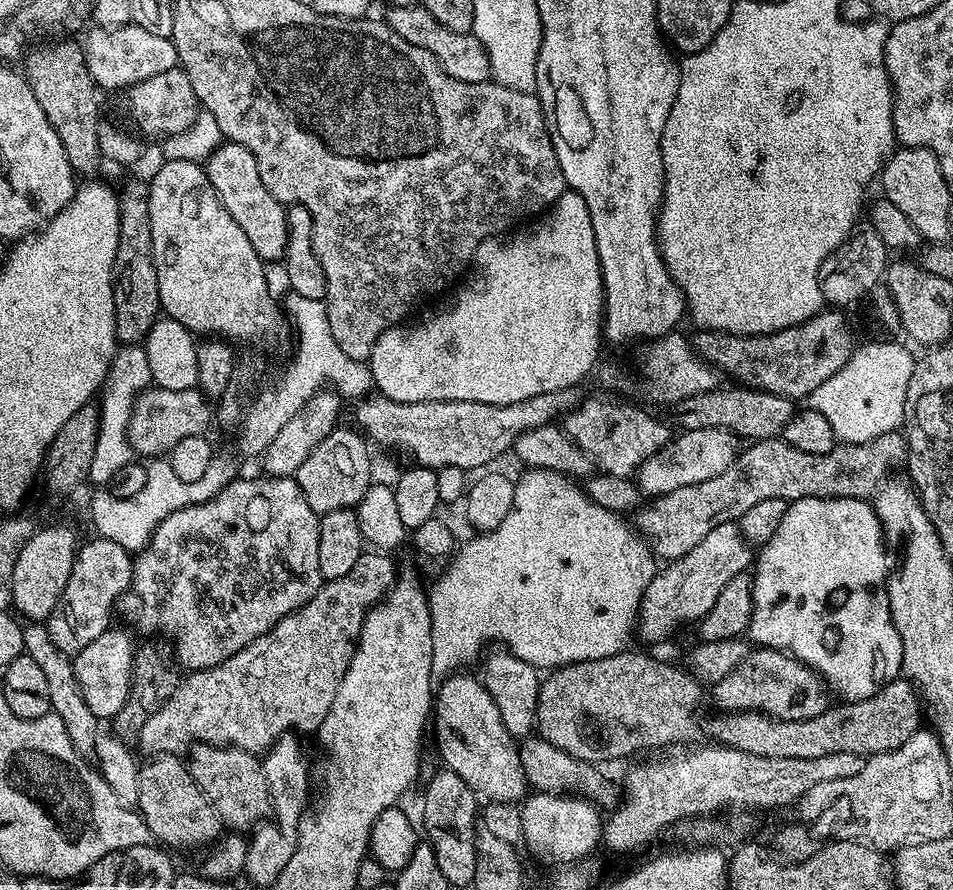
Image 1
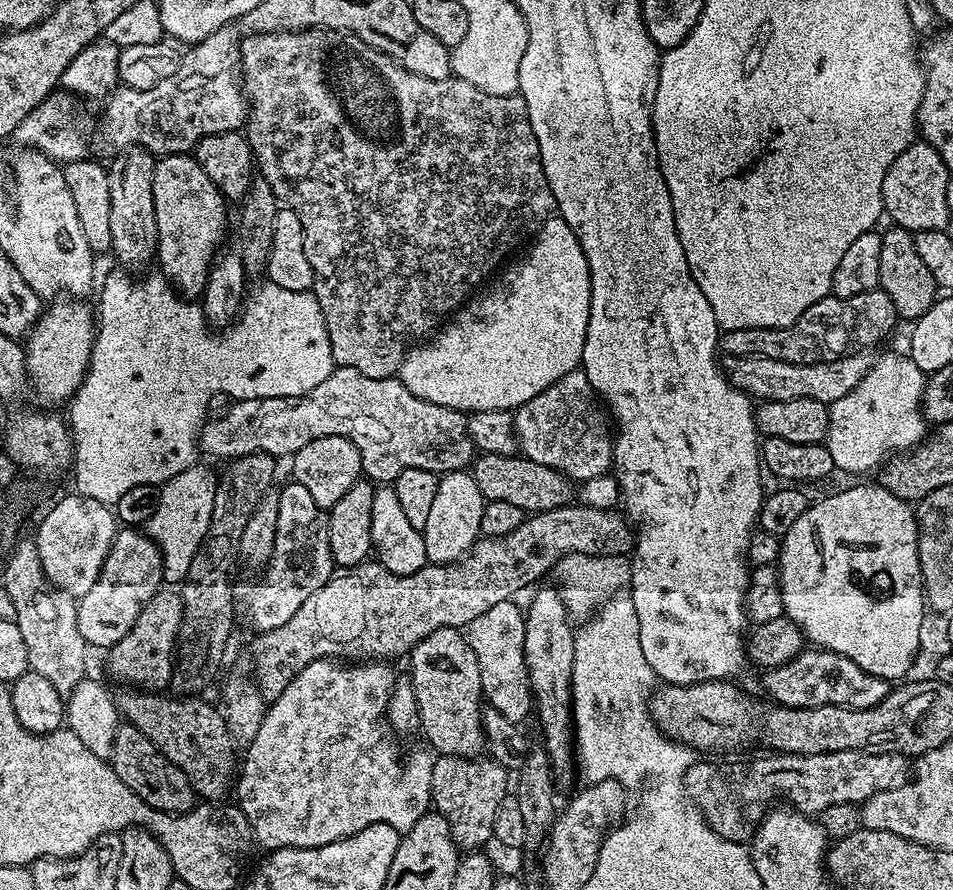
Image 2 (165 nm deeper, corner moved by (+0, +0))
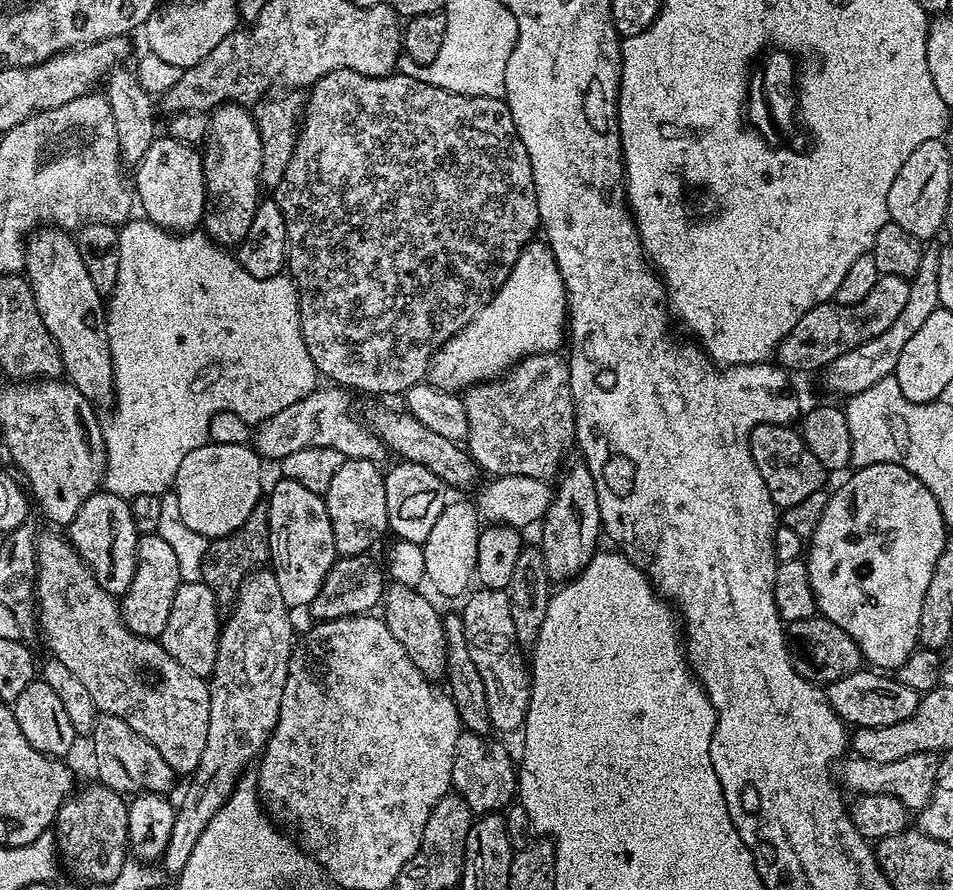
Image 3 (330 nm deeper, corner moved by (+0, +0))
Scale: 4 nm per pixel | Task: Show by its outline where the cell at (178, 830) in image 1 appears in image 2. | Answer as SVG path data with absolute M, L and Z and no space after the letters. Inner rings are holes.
M121 723L114 736L110 763L118 778L122 778L122 782L126 782L126 786L130 786L130 790L134 790L138 798L142 798L142 802L160 812L189 812L198 803L196 791L186 774L182 774L182 770L178 770L178 766L174 766L174 762L164 756L158 745L146 738L146 734L142 734L142 730L138 730L133 724Z

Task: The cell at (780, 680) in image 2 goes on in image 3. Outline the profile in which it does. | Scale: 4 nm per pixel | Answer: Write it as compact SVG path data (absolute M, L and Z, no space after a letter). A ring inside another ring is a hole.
M861 670L838 678L838 682L827 685L826 695L830 706L844 721L845 725L857 728L877 728L894 726L894 722L906 722L914 710L918 710L921 693L902 686L895 675L880 670Z

